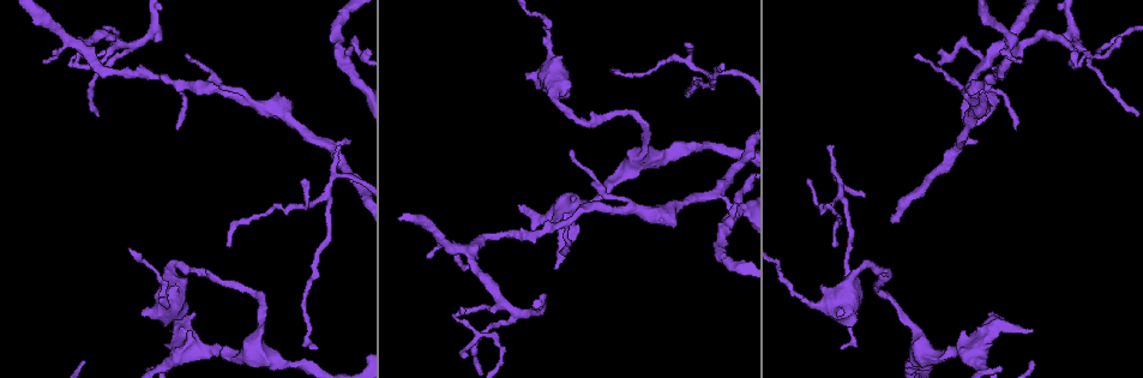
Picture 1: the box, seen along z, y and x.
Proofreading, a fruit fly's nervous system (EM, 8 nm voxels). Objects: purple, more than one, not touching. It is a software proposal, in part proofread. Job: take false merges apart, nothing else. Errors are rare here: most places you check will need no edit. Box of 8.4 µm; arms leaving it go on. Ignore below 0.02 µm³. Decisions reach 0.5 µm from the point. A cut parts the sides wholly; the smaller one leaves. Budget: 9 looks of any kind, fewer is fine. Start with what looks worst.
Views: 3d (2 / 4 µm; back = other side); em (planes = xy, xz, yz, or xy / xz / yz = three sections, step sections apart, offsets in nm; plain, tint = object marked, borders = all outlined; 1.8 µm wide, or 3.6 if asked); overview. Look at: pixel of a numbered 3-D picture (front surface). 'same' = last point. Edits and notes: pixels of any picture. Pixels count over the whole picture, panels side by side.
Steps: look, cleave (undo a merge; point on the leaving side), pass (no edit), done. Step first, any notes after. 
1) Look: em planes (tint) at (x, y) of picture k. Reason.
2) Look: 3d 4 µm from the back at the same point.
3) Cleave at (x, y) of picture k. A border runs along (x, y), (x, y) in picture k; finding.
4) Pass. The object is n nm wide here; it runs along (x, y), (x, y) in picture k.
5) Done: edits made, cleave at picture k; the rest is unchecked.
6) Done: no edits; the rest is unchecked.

Look: em planes (tint) at (456, 315) of picture 1. Sharp bend.

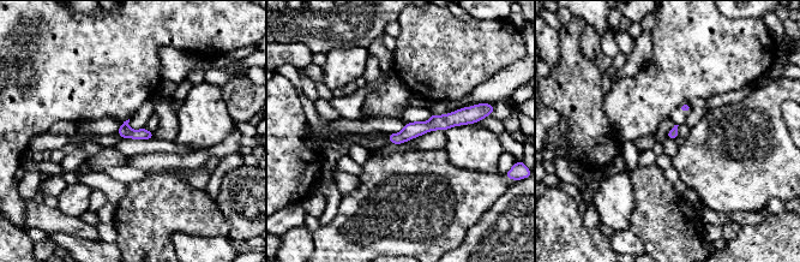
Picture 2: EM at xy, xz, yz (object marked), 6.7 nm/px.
Pass. The object is 70 nm wide here; it runs along (470, 117), (435, 121), (391, 137) in picture 2; all the same neuron.

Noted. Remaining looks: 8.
Look: em xy step 8 (tint) at (349, 61) of picture 1. Three arms meet.

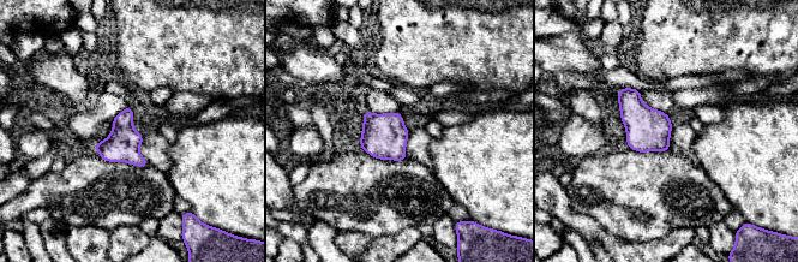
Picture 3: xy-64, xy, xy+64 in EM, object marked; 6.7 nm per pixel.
Look: em xz step 16 (borders) at the same point. Another direction.

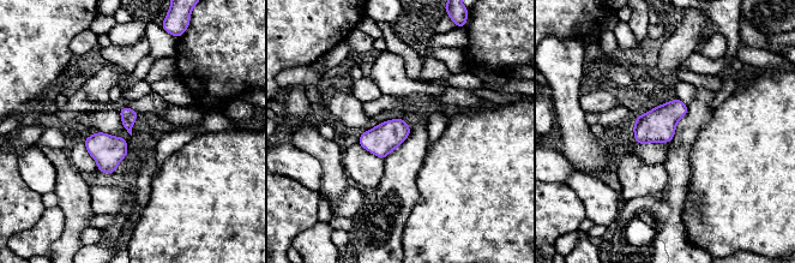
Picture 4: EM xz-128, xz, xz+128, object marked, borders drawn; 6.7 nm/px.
Pass. Continuous, no second neuron.

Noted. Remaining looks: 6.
Look: em planes (tint) at (971, 343) of picture 1. Calibre changes.

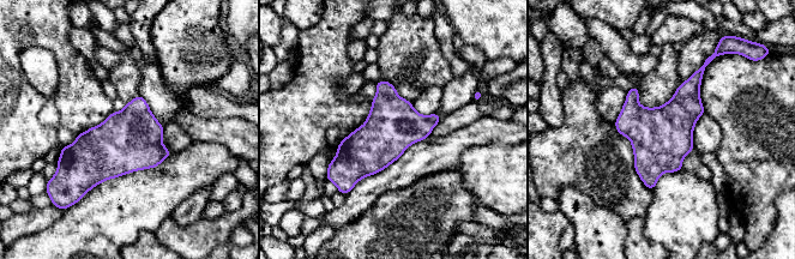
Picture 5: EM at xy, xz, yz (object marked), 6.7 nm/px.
Pass. The object is 360 nm wide here; all the same neuron.

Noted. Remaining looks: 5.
Look: em 3.6 µm xy step 8 (tint) at (558, 83) of picture 1. Calibre changes.

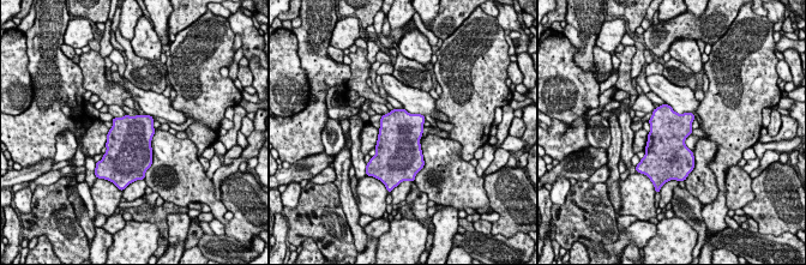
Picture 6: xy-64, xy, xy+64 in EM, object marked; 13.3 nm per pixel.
Look: em 3.6 µm planes (borders) at the same point. Cut it another way.

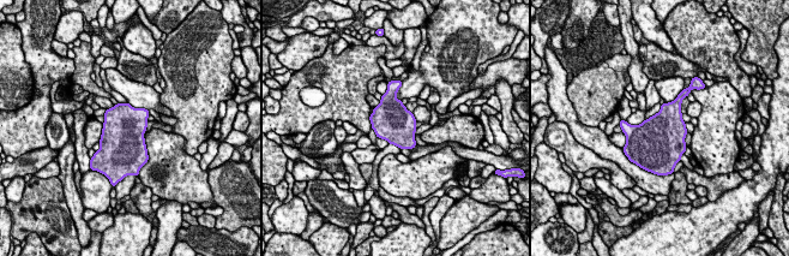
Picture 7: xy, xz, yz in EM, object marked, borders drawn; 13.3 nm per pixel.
Pass. The object is 550 nm wide here; continuous, no second neuron.

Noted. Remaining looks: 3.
Done: no edits; the rest is unchecked.

